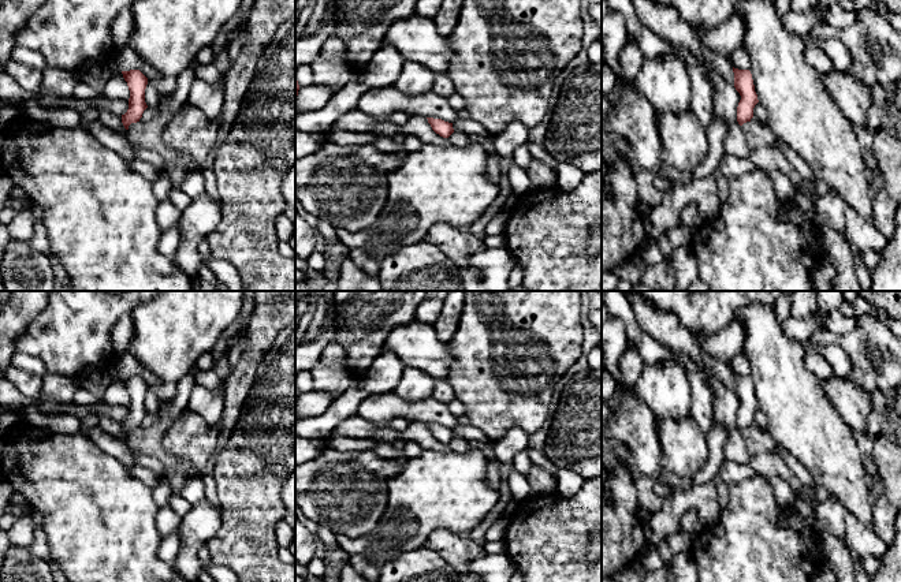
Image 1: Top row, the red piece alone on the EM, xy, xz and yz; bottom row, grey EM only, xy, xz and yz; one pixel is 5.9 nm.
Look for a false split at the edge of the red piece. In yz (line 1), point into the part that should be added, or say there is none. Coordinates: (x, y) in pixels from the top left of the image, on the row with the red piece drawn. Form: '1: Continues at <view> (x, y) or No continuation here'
1: No continuation here

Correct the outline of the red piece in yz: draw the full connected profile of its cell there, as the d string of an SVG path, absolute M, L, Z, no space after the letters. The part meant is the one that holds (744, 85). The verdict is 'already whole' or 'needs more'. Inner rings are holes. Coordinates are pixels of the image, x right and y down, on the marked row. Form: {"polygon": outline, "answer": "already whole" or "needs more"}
{"polygon": "M733 67L734 87L740 93L741 100L737 107L737 122L742 126L753 117L753 108L759 102L755 92L752 74L749 70L738 70Z", "answer": "already whole"}

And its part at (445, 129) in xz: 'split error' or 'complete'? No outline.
complete

